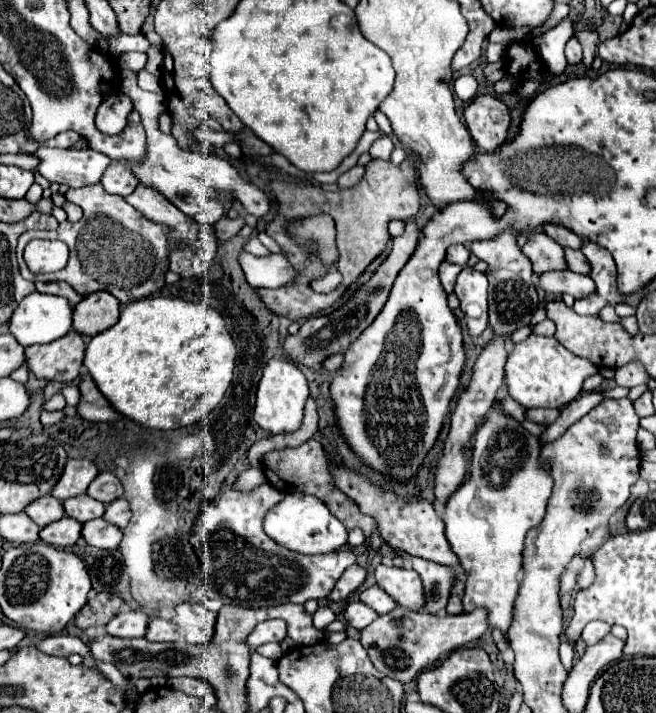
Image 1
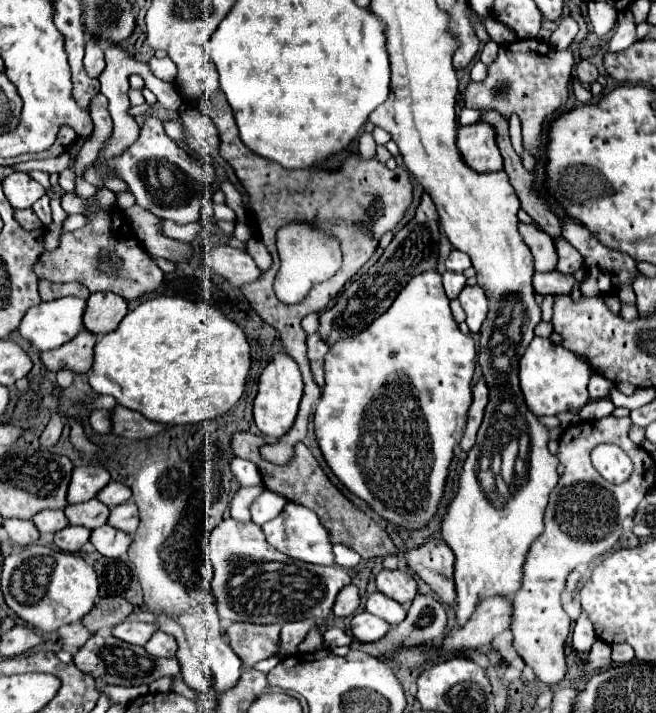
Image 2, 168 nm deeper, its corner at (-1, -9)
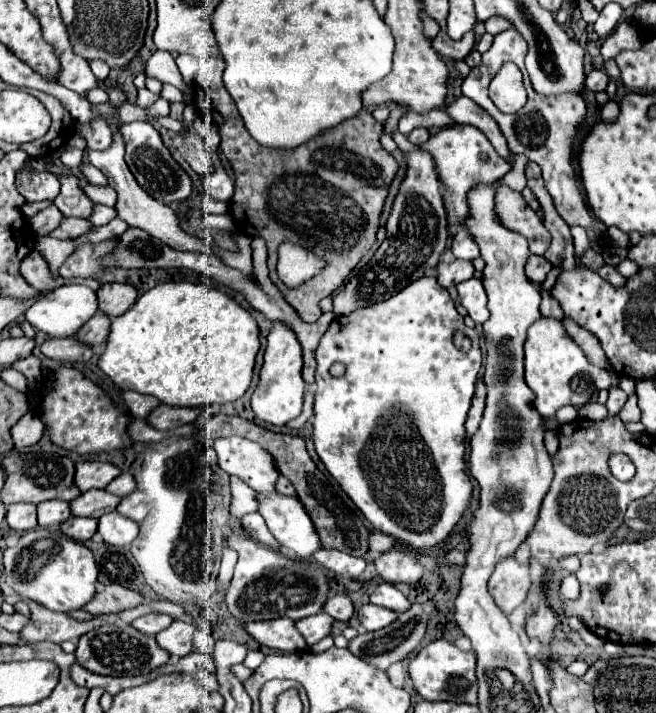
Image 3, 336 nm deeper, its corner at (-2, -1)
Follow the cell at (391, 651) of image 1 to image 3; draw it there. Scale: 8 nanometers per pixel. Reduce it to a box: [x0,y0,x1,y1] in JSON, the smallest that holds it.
[488,558,530,614]

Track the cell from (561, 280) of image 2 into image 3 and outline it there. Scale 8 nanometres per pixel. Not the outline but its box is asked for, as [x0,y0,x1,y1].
[526,256,552,286]

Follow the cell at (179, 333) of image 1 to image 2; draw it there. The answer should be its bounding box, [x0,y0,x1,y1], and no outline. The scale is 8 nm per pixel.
[85,292,251,424]

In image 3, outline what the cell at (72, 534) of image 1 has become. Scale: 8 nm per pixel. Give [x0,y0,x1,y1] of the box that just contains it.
[60,516,96,542]

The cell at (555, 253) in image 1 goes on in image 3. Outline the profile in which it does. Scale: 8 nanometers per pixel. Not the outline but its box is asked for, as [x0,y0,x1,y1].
[496,186,550,256]

